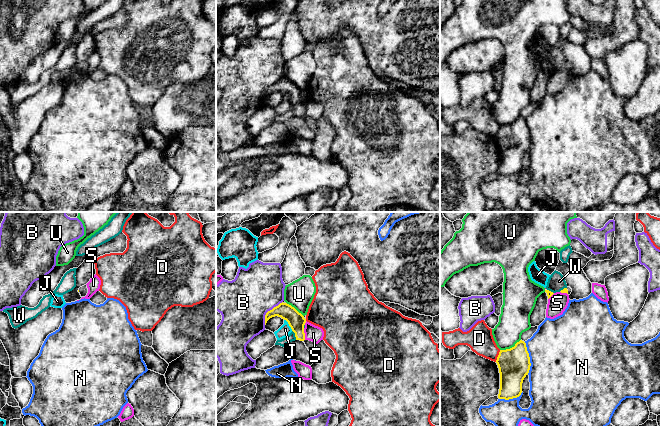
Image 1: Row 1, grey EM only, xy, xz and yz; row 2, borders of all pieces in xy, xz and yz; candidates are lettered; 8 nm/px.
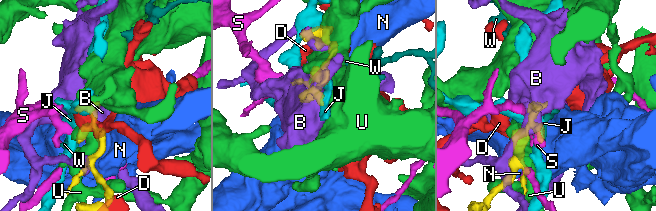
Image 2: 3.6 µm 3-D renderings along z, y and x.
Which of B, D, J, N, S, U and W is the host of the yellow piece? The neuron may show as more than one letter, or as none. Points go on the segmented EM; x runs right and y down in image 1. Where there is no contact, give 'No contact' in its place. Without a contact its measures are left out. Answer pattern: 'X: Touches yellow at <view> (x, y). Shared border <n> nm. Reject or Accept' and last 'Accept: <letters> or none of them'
B: Touches yellow at xz (268, 311). Shared border 240 nm. Reject
D: Touches yellow at yz (498, 356). Shared border 100 nm. Reject
J: Touches yellow at xz (289, 325). Shared border 120 nm. Reject
N: Touches yellow at yz (529, 358). Shared border 260 nm. Reject
S: Touches yellow at xz (304, 334). Shared border 100 nm. Reject
U: Touches yellow at yz (510, 348). Shared border 190 nm. Reject
W: Touches yellow at xz (295, 335). Shared border 90 nm. Reject
Accept: none of them

